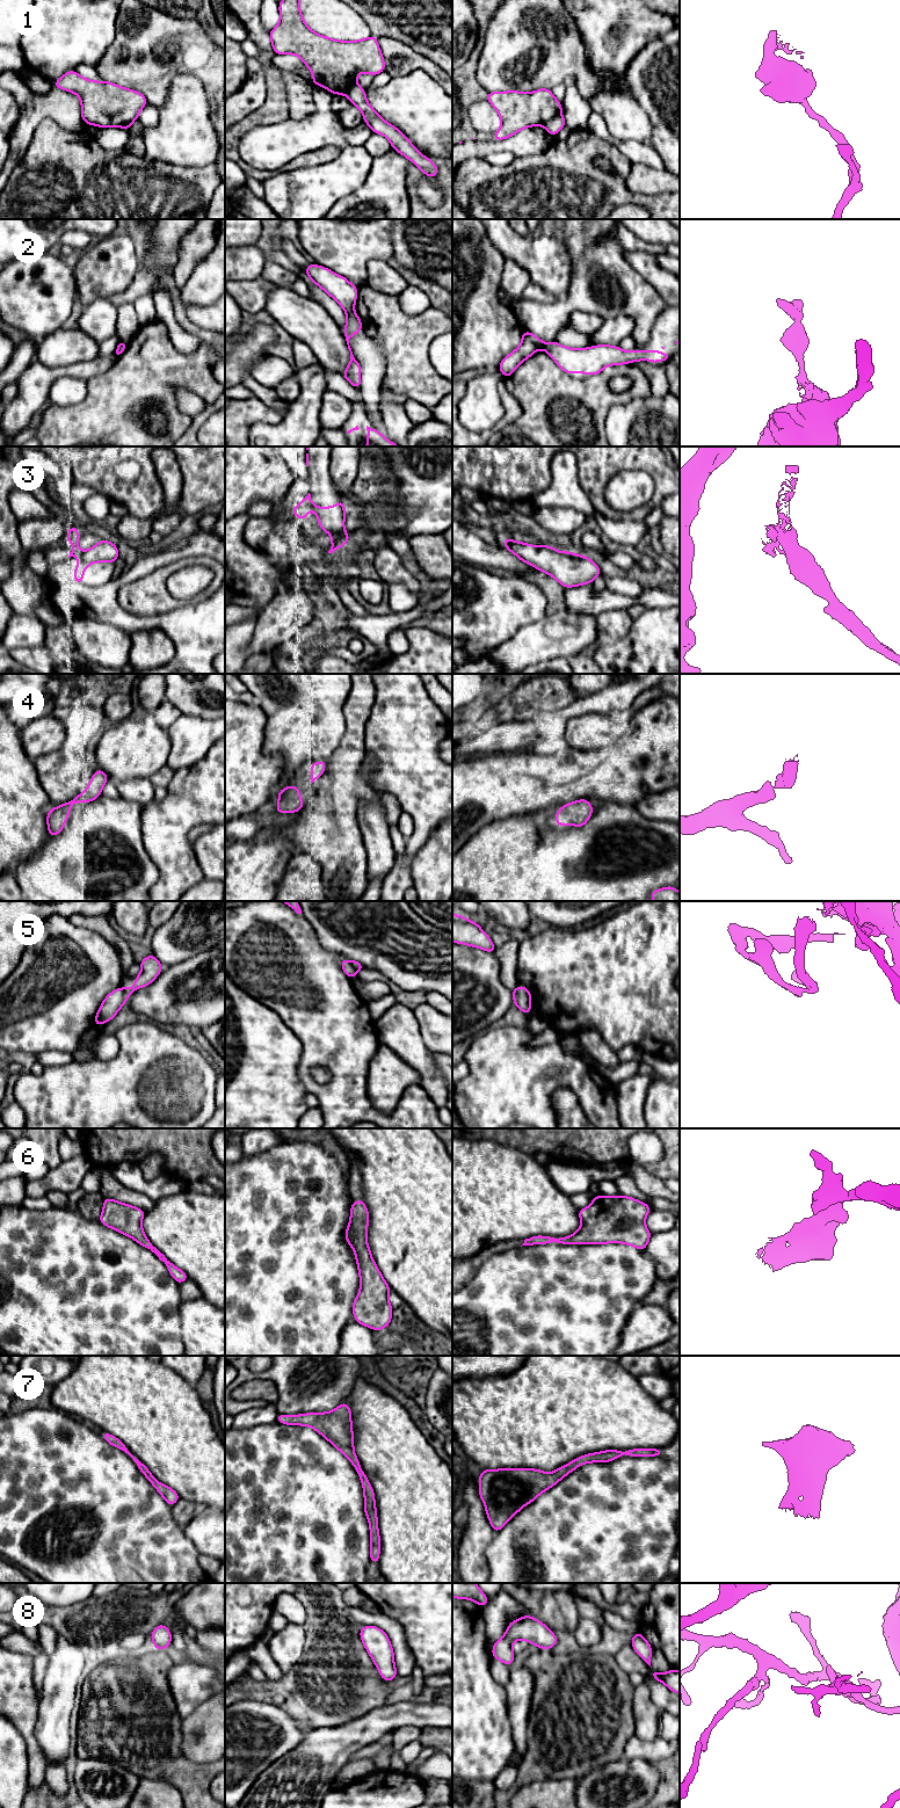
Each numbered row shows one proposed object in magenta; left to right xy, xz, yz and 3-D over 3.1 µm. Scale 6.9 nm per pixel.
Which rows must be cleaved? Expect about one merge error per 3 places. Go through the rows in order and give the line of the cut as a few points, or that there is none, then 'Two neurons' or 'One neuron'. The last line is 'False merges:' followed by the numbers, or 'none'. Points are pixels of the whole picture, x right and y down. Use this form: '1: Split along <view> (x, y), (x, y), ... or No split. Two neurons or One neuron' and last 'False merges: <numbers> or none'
1: Split along yz (560, 111), (543, 124). Two neurons
2: Split along xz (353, 309), (346, 312). Two neurons
3: No split. One neuron
4: No split. One neuron
5: Split along xz (348, 960), (356, 971). Two neurons
6: No split. One neuron
7: No split. One neuron
8: No split. One neuron
False merges: 1, 2, 5

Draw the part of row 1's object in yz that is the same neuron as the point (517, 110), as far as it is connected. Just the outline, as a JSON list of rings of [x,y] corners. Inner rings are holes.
[[[550,88],[531,93],[492,92],[486,94],[486,101],[493,106],[502,121],[500,129],[492,136],[494,140],[505,140],[525,128],[544,125],[562,110],[562,104]]]

